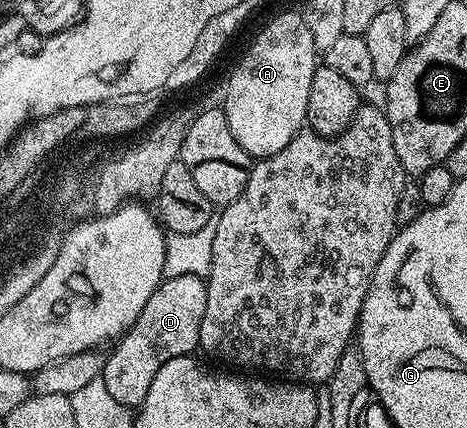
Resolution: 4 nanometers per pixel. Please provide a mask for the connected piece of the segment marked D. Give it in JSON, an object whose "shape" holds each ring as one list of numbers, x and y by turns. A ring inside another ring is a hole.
{"shape":[[199,275,164,279,150,293,150,301,138,313,136,322,120,336,104,361,103,381,116,402,131,409,139,408,158,369,174,357,192,355,200,345,200,326,206,313,208,284]]}

